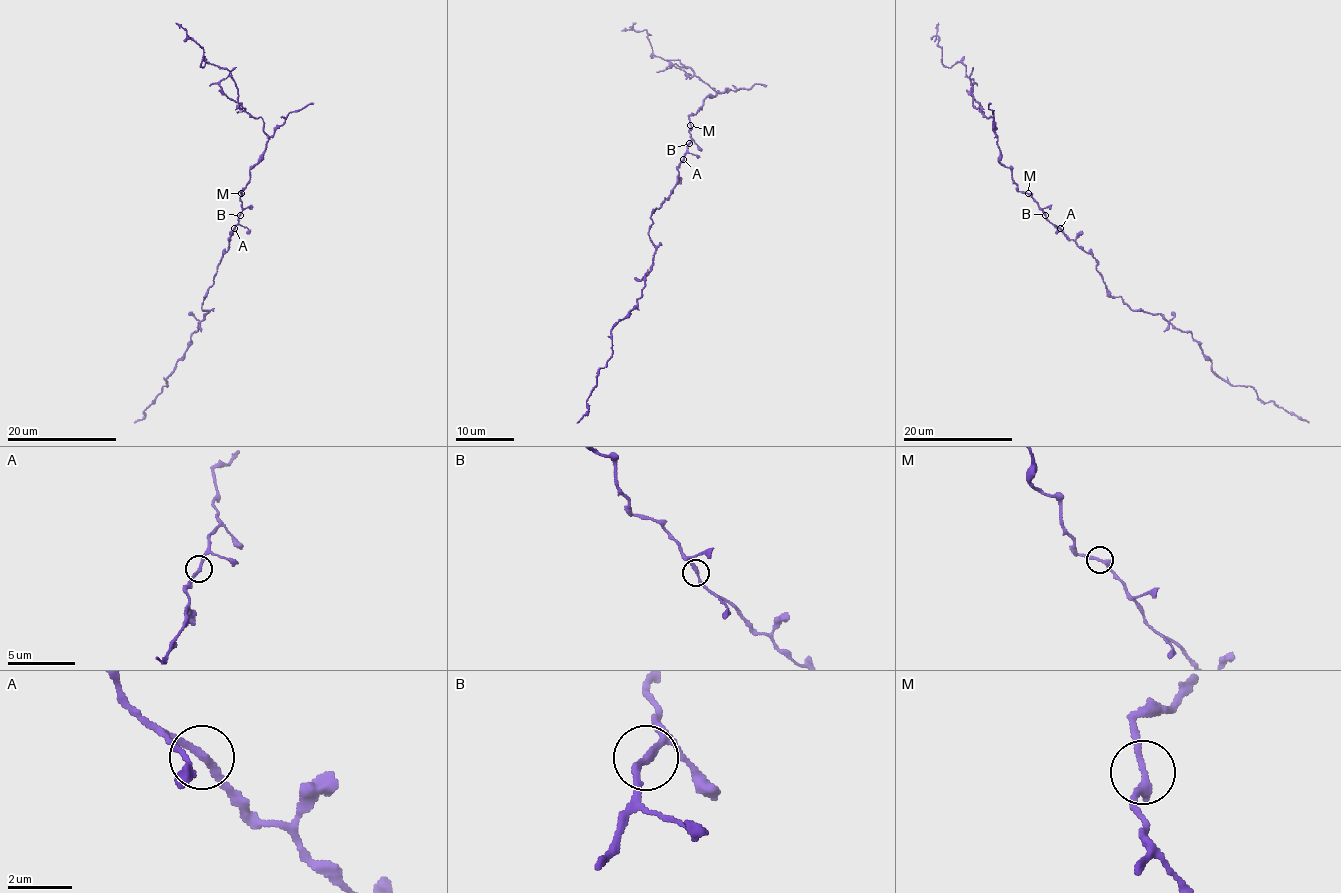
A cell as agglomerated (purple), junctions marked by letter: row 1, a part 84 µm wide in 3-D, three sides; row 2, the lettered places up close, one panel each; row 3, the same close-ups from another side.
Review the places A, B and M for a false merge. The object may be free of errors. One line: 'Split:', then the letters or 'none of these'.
Split: M

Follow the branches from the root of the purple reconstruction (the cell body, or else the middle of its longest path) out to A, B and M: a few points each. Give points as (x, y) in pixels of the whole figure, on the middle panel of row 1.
A: (677, 176), (678, 163), (683, 159)
B: (677, 176), (678, 163), (689, 143)
M: (677, 176), (678, 163), (691, 140), (690, 126)

